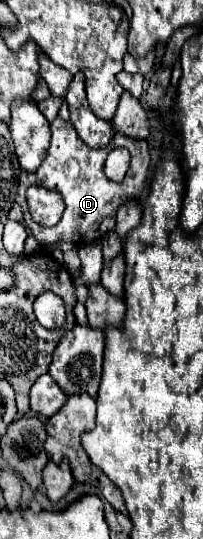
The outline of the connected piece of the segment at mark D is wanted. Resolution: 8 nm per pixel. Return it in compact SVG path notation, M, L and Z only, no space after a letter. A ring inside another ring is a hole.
M56 117L52 121L52 145L48 149L46 161L42 163L42 167L28 175L22 173L20 175L20 187L18 187L18 195L16 201L22 205L24 211L24 223L30 229L30 233L36 237L38 243L46 245L46 243L64 243L64 241L72 241L72 243L92 243L98 241L100 237L100 227L104 223L104 219L114 219L116 209L126 201L126 199L134 199L140 201L142 195L146 191L146 183L148 183L148 169L150 169L150 153L148 153L148 145L146 141L138 141L138 139L130 139L122 133L116 133L114 139L110 141L108 147L104 149L90 149L76 133L76 129L72 127L70 121L62 121L60 117ZM114 147L126 147L132 155L130 161L130 169L124 177L122 183L112 183L104 177L102 167L106 161L106 155L114 149ZM30 185L42 185L50 191L58 191L66 203L64 215L62 219L54 225L54 227L44 227L40 223L36 223L28 211L28 203L26 203L26 189Z

